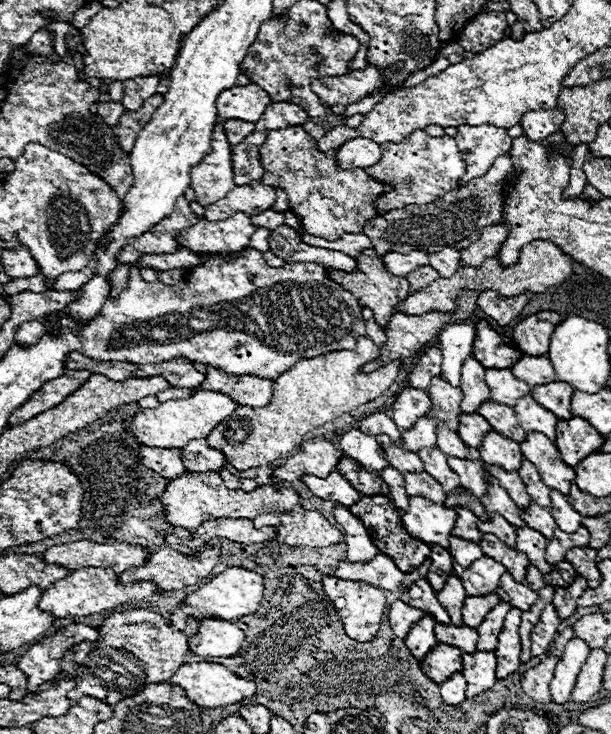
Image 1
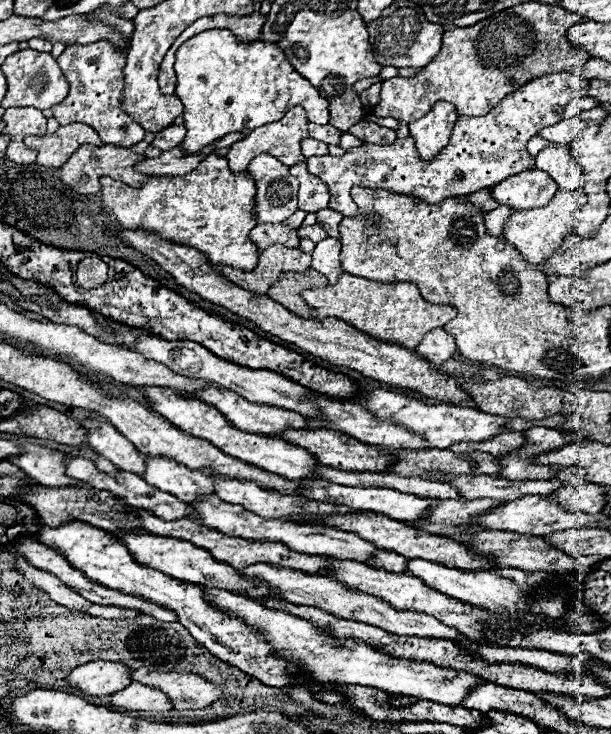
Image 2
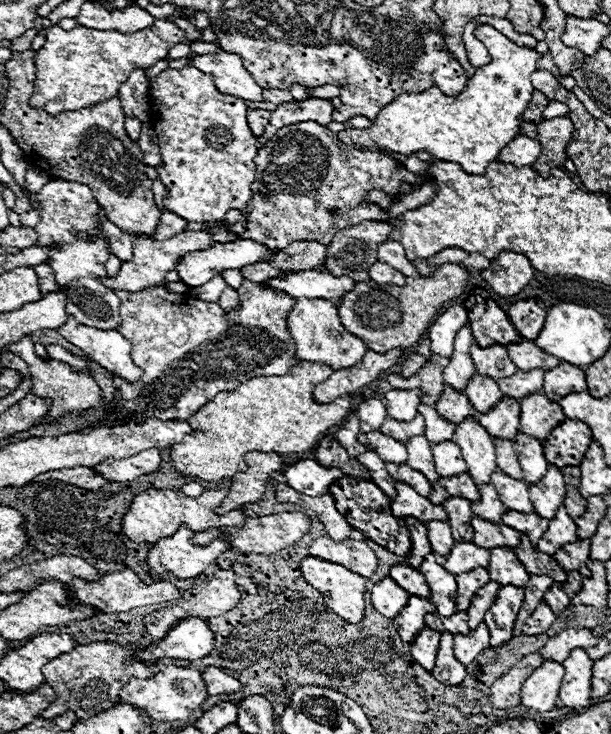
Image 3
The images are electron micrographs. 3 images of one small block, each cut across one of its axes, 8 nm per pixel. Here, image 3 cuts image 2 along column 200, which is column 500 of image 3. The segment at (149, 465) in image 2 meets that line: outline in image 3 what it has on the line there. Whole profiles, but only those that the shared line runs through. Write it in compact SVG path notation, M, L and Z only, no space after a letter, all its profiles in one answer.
M494 472L492 486L496 488L502 504L508 510L516 510L516 512L522 512L522 514L534 512L534 504L530 500L528 486L522 480L514 480L514 478L510 478L502 472Z

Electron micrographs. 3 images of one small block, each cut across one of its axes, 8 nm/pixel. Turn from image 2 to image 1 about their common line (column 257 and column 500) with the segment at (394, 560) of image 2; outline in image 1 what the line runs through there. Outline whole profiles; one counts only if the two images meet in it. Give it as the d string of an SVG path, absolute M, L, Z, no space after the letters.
M492 514L488 522L478 522L478 530L482 534L498 536L510 548L514 548L514 544L516 544L516 530L514 530L514 526L510 522L506 522L500 514Z

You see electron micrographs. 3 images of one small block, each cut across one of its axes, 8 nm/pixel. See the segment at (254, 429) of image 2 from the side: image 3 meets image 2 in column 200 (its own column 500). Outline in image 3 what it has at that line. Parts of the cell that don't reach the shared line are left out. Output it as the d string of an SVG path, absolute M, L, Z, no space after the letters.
M480 374L472 376L472 380L470 380L470 384L466 386L464 392L466 392L468 400L474 404L474 410L478 410L482 414L488 412L490 408L494 408L504 398L496 380L480 376Z

